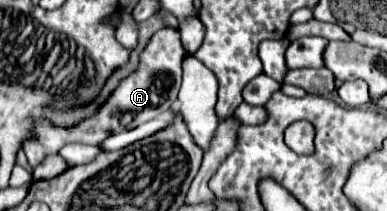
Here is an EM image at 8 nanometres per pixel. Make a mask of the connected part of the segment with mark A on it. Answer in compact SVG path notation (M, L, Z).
M163 28L159 30L147 48L141 54L139 70L125 78L119 88L113 92L113 96L107 100L107 104L89 120L79 124L77 128L63 130L55 128L51 124L43 124L37 128L39 140L27 140L23 144L23 150L29 158L29 164L35 168L45 154L59 152L63 144L67 142L87 142L87 144L101 144L107 136L119 134L125 130L133 130L139 124L145 124L153 118L157 118L161 112L169 110L173 100L177 100L177 92L181 86L181 62L187 56L187 50L181 44L181 34L177 28Z

